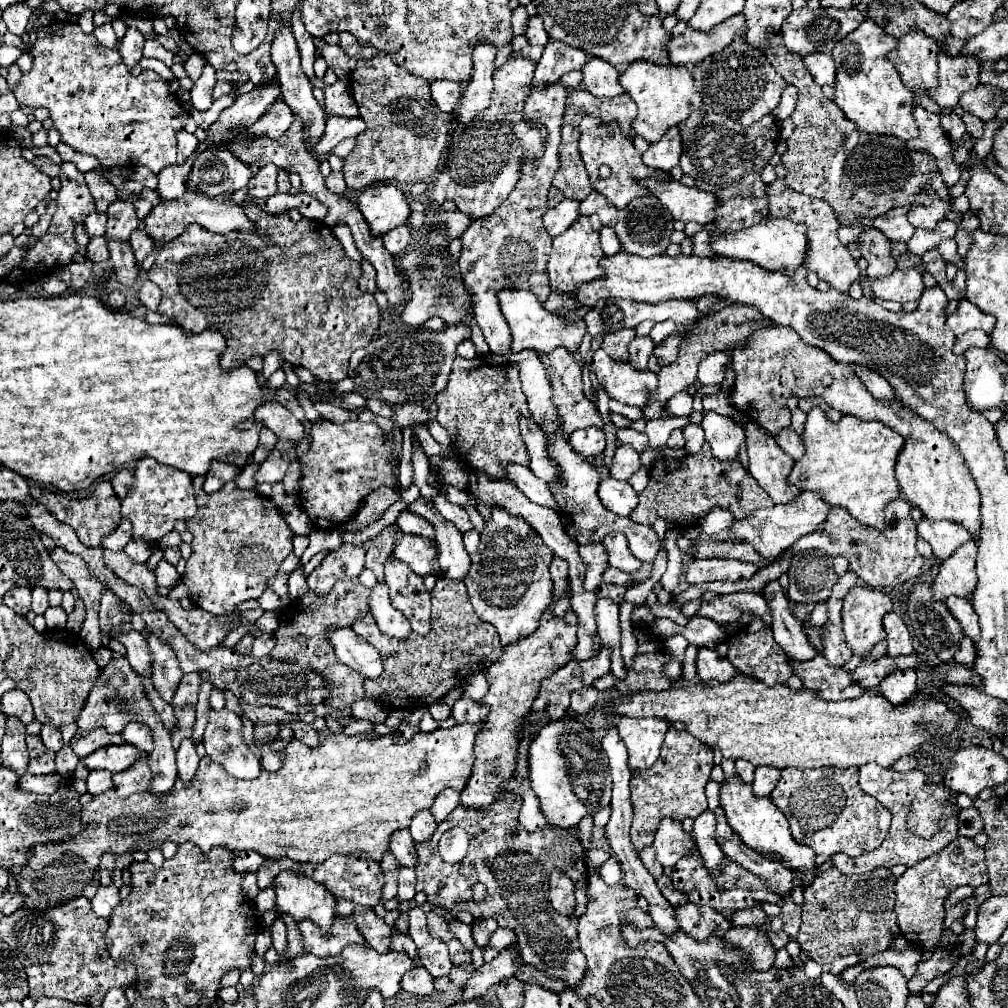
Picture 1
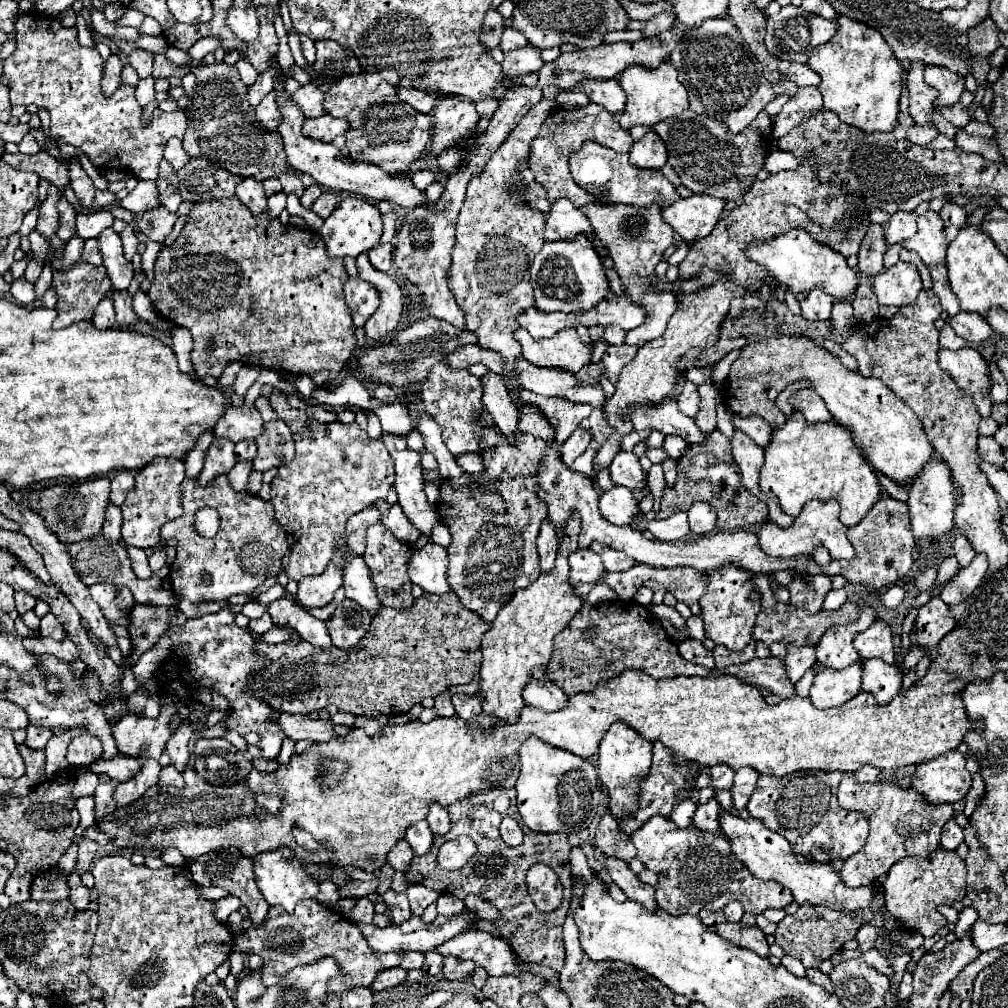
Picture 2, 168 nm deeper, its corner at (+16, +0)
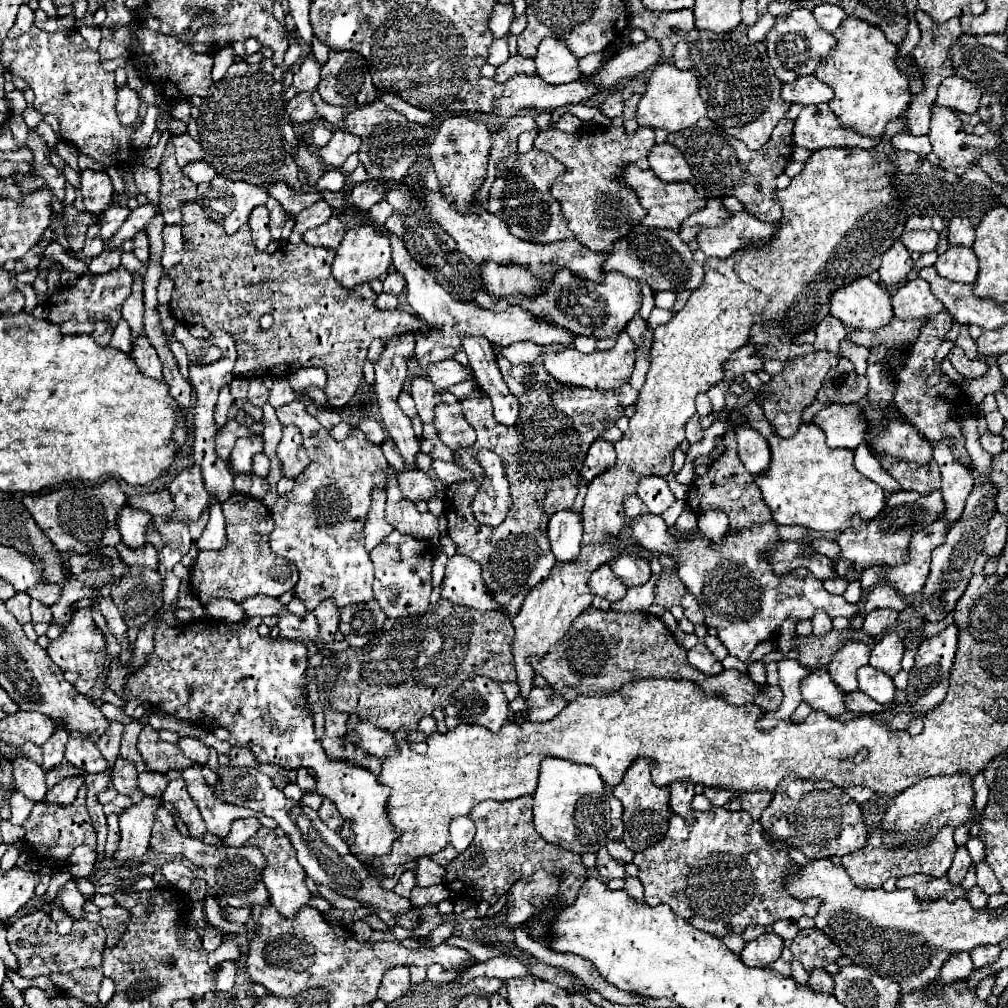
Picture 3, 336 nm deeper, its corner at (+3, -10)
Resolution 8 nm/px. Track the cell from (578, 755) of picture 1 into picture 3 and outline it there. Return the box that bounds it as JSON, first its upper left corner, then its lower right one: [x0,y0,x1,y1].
[533,756,611,854]

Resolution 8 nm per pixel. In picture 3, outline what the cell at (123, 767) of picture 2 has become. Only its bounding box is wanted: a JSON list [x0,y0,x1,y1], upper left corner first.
[137,772,169,796]

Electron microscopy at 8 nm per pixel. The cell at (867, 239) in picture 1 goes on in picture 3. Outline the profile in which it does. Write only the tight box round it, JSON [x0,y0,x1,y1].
[879,240,913,286]

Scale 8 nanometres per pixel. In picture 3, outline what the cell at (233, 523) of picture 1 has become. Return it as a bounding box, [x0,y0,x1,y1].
[191,494,299,604]

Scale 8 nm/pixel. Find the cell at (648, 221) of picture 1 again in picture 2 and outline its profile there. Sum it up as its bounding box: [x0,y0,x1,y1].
[582,204,676,346]

